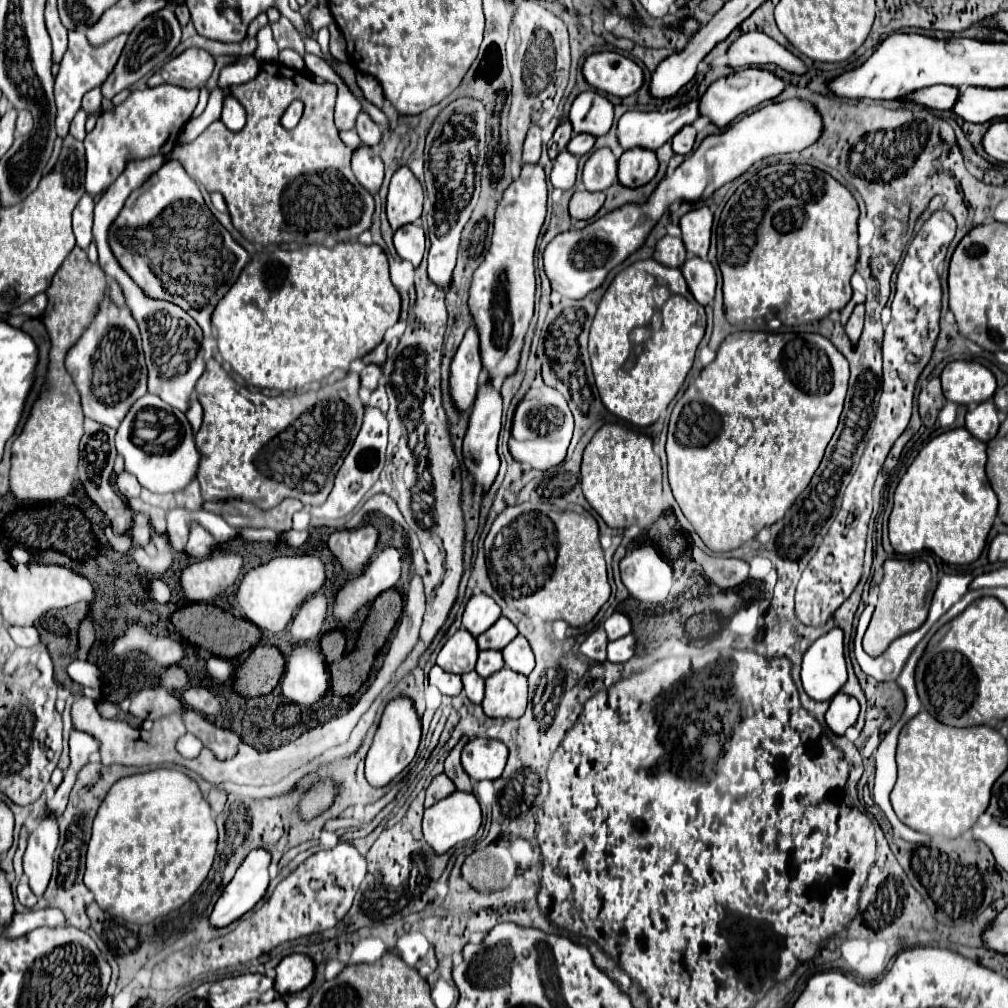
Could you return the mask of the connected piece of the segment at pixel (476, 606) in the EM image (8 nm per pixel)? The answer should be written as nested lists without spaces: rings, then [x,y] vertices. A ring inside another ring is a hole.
[[[479,593],[479,595],[473,595],[467,601],[467,607],[465,607],[465,613],[463,613],[463,629],[467,629],[473,637],[479,637],[499,617],[501,617],[499,605],[491,597]]]

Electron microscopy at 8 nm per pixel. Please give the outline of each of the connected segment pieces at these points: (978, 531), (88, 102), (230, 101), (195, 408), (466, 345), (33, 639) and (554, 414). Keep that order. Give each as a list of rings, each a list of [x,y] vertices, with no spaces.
[[[963,427],[951,429],[931,439],[921,449],[921,453],[909,465],[909,469],[905,471],[905,475],[901,477],[895,489],[895,503],[889,515],[889,541],[895,553],[909,555],[909,553],[919,553],[919,551],[933,551],[945,563],[953,563],[953,565],[973,563],[981,555],[987,543],[987,535],[997,515],[997,495],[987,481],[985,461],[987,461],[985,443],[977,441]]]
[[[95,87],[95,89],[91,89],[85,97],[83,97],[83,111],[87,113],[87,117],[89,115],[99,115],[101,113],[101,91]]]
[[[227,97],[225,105],[223,105],[223,113],[221,113],[221,121],[227,125],[227,129],[231,131],[239,131],[245,125],[245,109],[243,105],[239,105],[237,99]]]
[[[191,395],[191,405],[189,405],[189,409],[185,411],[185,415],[187,415],[187,419],[189,419],[189,423],[191,423],[193,431],[197,431],[197,429],[199,429],[199,425],[201,425],[203,409],[201,409],[201,405],[199,405],[199,401],[197,401],[197,397],[195,397],[195,395]]]
[[[471,325],[451,361],[451,395],[457,407],[465,413],[469,413],[477,385],[479,385],[479,373],[481,373],[481,357],[479,357],[479,333],[475,333],[475,325]]]
[[[9,627],[9,633],[11,633],[13,641],[21,647],[33,647],[33,645],[41,643],[39,633],[33,627]]]
[[[531,387],[515,409],[509,451],[515,461],[527,463],[533,469],[551,469],[559,465],[565,455],[573,433],[573,415],[565,397],[553,387]]]

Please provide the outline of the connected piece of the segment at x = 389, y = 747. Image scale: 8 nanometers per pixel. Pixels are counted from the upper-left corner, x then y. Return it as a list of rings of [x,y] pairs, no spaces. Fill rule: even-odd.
[[[393,699],[383,711],[373,745],[365,759],[365,779],[369,781],[369,785],[373,787],[389,785],[413,761],[415,751],[419,747],[419,739],[421,739],[421,723],[413,709],[413,703],[409,699]]]

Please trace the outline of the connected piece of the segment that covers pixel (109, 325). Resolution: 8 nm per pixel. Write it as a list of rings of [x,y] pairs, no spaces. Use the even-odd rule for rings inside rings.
[[[105,297],[87,333],[83,333],[77,345],[67,353],[65,367],[81,393],[85,415],[117,429],[129,407],[147,393],[147,367],[143,361],[141,335],[131,311],[127,307],[115,307],[109,297]]]

